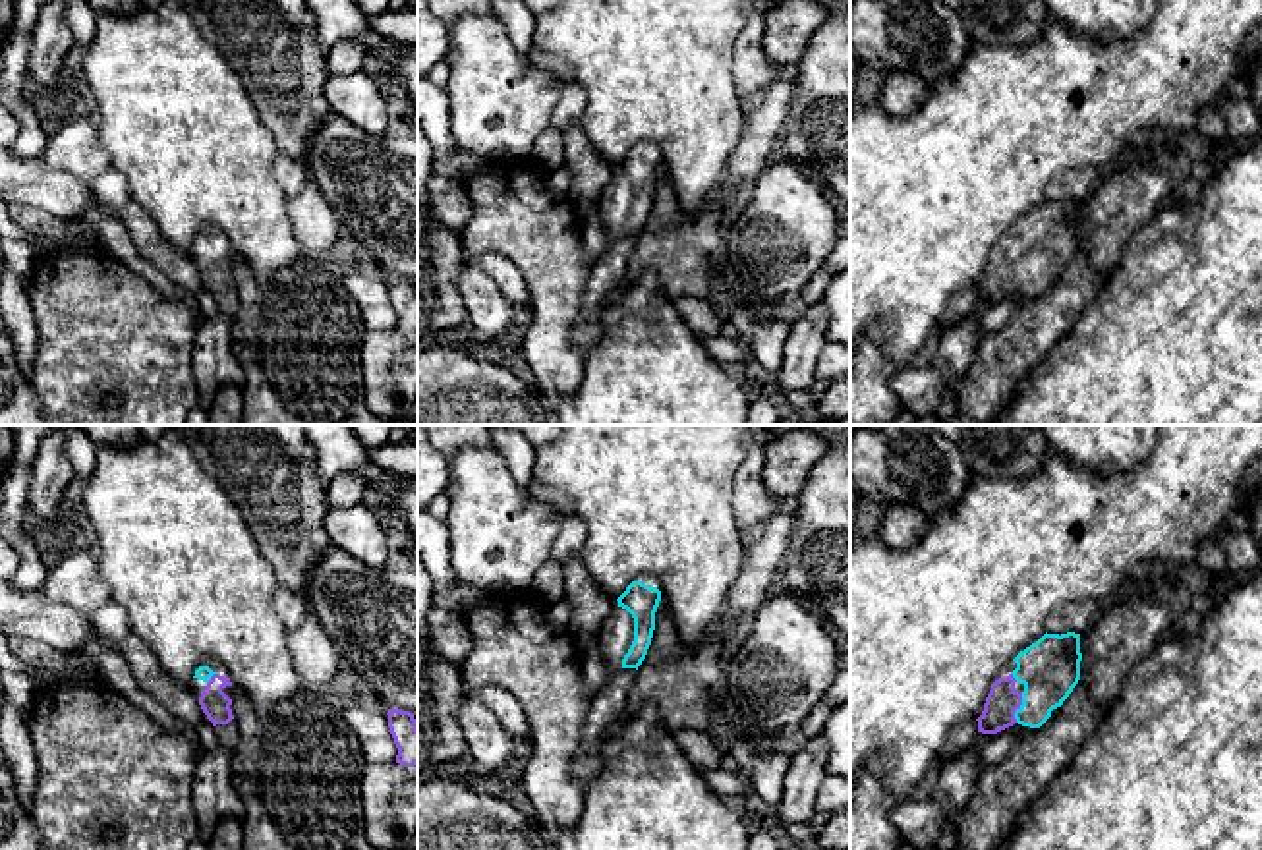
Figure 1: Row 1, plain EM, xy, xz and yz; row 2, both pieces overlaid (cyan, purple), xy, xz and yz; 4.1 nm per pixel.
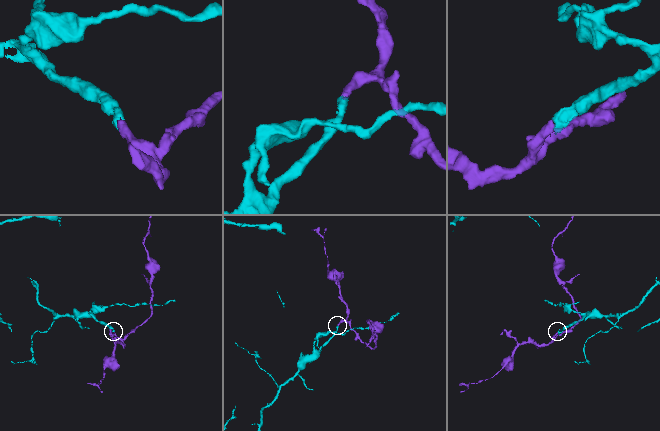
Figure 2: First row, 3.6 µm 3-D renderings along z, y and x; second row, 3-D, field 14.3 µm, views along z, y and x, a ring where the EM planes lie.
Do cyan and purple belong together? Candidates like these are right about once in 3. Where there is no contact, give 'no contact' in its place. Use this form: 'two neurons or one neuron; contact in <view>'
one neuron; contact in yz

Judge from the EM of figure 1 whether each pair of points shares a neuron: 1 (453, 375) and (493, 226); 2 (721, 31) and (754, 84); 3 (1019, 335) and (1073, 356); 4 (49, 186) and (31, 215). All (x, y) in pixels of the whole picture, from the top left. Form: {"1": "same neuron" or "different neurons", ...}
{"1": "different neurons", "2": "different neurons", "3": "different neurons", "4": "different neurons"}

